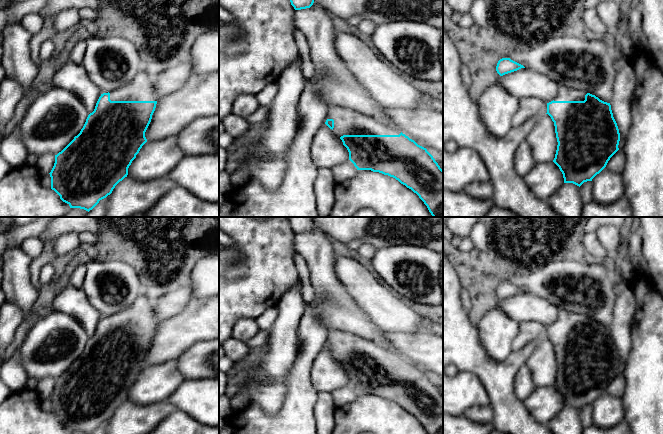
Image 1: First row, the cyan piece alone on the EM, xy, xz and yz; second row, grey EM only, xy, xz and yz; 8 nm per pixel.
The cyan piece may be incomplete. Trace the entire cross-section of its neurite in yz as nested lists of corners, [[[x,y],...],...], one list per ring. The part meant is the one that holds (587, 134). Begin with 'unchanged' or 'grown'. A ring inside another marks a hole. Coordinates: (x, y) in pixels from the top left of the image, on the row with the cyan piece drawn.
grown | [[[559,86],[553,101],[547,103],[547,113],[555,126],[557,150],[553,162],[563,174],[564,183],[581,186],[592,181],[619,150],[620,133],[610,103],[585,90]]]

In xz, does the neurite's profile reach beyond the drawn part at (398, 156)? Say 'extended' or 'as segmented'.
extended

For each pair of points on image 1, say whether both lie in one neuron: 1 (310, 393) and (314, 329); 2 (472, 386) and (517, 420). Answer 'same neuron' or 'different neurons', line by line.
1: same neuron
2: different neurons

